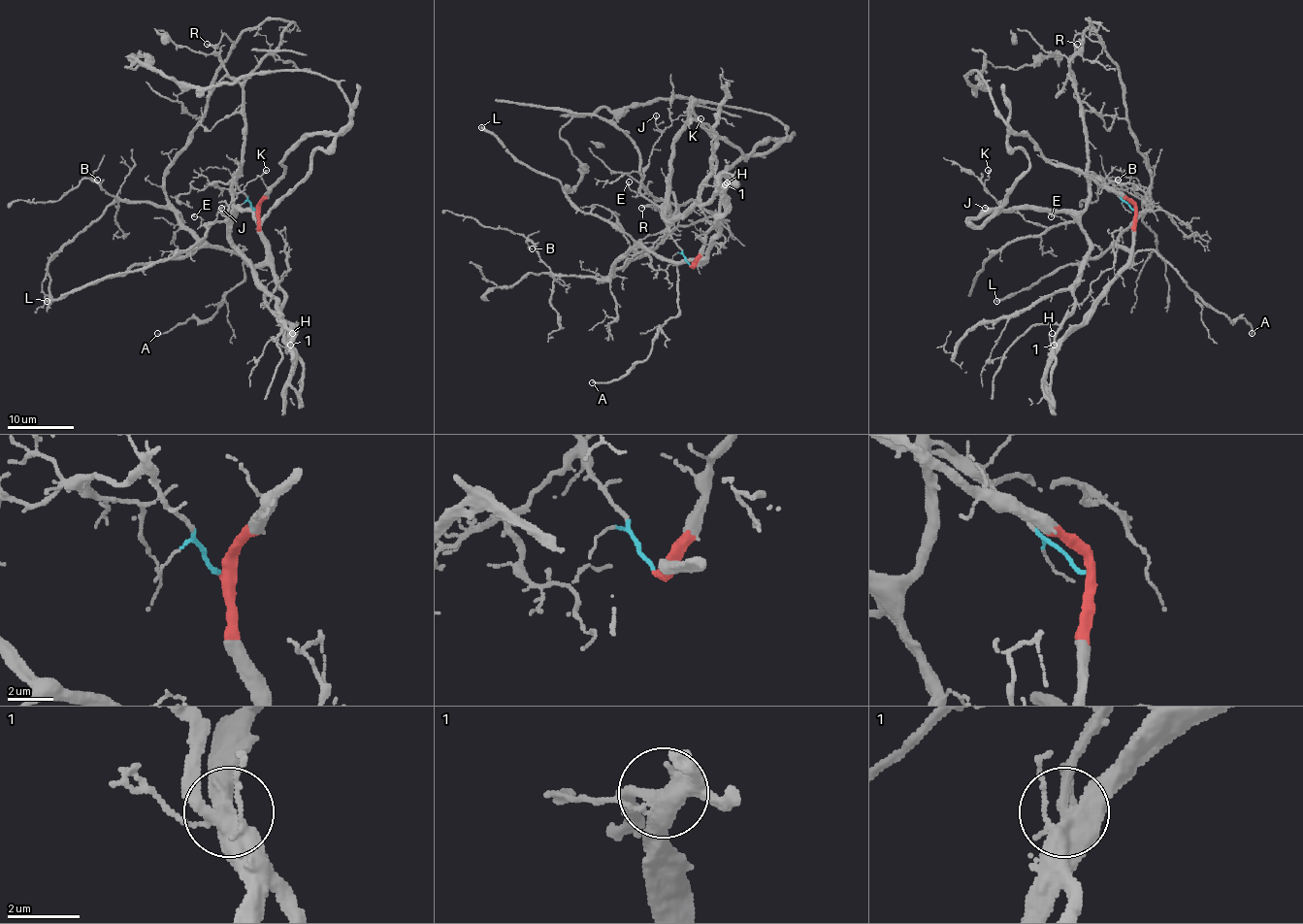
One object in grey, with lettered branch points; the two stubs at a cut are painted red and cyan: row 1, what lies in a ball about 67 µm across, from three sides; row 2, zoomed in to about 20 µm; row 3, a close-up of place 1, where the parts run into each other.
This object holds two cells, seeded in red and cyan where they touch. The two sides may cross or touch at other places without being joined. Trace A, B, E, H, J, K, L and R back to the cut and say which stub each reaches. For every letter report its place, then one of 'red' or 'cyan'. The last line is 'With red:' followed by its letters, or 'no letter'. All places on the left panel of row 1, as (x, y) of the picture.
A: place (157, 333); red
B: place (97, 180); red
E: place (194, 216); cyan
H: place (292, 333); cyan
J: place (221, 208); cyan
K: place (266, 170); cyan
L: place (47, 301); red
R: place (207, 44); red
With red: A, B, L, R

